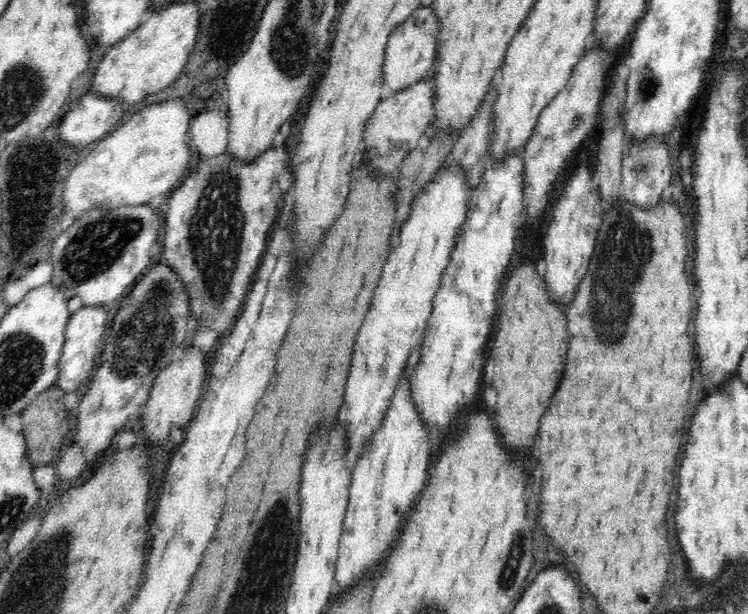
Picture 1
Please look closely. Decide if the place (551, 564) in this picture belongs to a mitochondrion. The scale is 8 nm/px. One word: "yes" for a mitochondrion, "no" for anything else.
no

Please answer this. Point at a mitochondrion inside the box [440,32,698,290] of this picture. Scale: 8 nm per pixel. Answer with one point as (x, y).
(648, 88)

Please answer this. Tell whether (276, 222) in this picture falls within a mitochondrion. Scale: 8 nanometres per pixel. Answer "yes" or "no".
no

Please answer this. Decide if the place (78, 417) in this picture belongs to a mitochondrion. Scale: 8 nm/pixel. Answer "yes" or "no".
no

